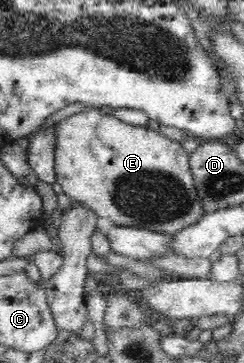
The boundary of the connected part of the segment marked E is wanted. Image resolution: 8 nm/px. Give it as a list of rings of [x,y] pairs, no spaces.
[[[85,108],[83,111],[63,118],[54,124],[54,152],[55,152],[55,182],[58,183],[62,192],[70,197],[73,202],[80,203],[86,207],[90,207],[100,218],[105,218],[112,221],[118,226],[136,227],[140,230],[150,230],[157,233],[166,233],[169,235],[194,224],[204,212],[200,207],[200,199],[198,199],[198,191],[194,187],[194,179],[189,166],[189,153],[184,150],[184,147],[178,141],[170,140],[165,135],[159,134],[158,130],[154,131],[147,126],[132,126],[122,122],[113,114],[107,115],[100,113],[97,108]]]

